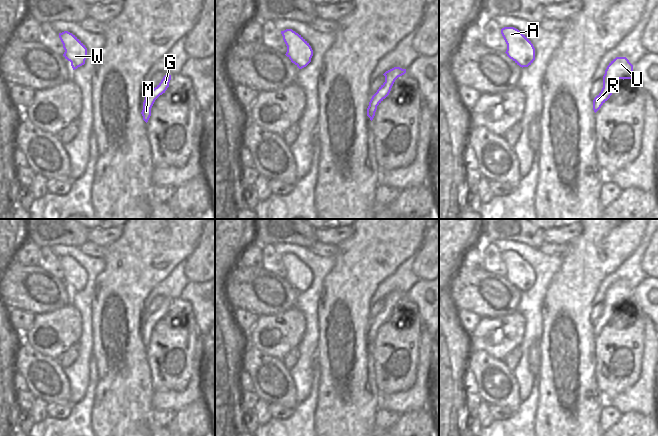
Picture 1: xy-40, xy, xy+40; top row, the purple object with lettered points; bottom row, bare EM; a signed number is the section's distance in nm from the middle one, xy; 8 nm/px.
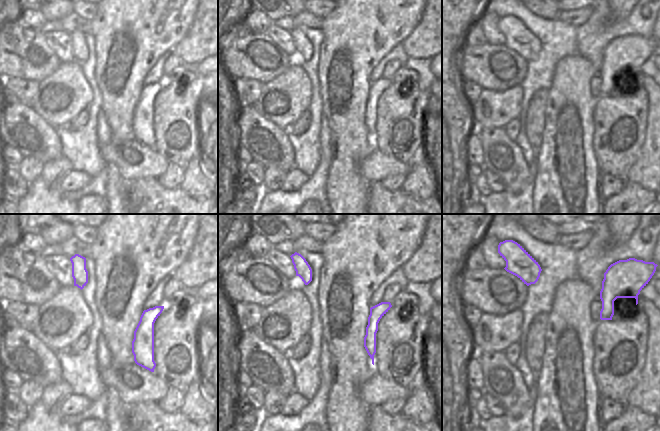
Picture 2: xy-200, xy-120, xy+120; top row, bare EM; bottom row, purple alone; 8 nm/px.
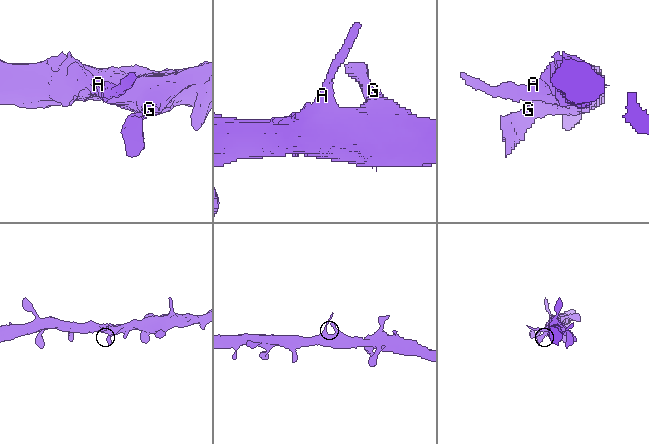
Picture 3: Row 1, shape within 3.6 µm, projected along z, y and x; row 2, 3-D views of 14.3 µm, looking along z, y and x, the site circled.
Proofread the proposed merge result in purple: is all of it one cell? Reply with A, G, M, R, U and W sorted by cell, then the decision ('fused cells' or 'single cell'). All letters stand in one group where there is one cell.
A G M R U W; single cell

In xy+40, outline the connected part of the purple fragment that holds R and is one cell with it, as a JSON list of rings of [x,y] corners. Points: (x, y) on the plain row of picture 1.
[[[616,281],[607,290],[603,300],[603,312],[593,324],[595,337],[610,322],[613,316],[613,308],[618,303],[635,303],[633,289],[626,281]]]

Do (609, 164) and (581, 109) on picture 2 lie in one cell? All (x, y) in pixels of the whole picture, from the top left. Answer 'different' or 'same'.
different

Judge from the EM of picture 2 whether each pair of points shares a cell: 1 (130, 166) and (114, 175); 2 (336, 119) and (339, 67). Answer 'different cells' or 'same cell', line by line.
1: different cells
2: same cell

